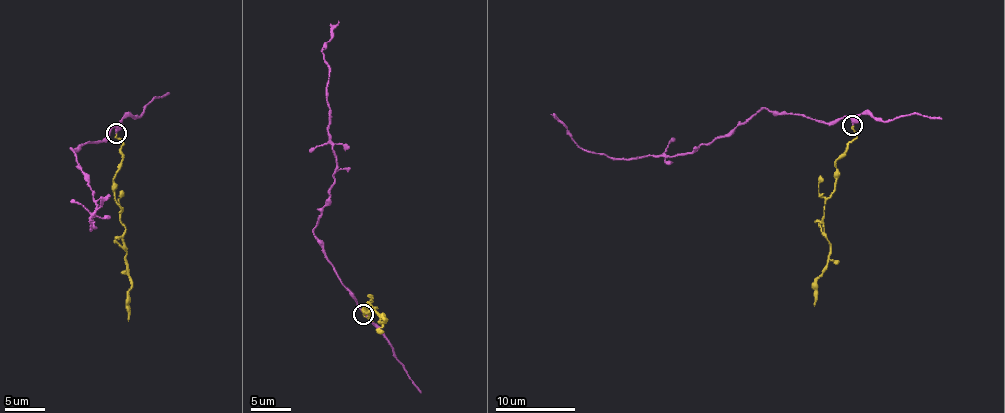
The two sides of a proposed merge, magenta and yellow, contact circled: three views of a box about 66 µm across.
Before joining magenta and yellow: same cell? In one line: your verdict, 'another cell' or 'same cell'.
another cell

